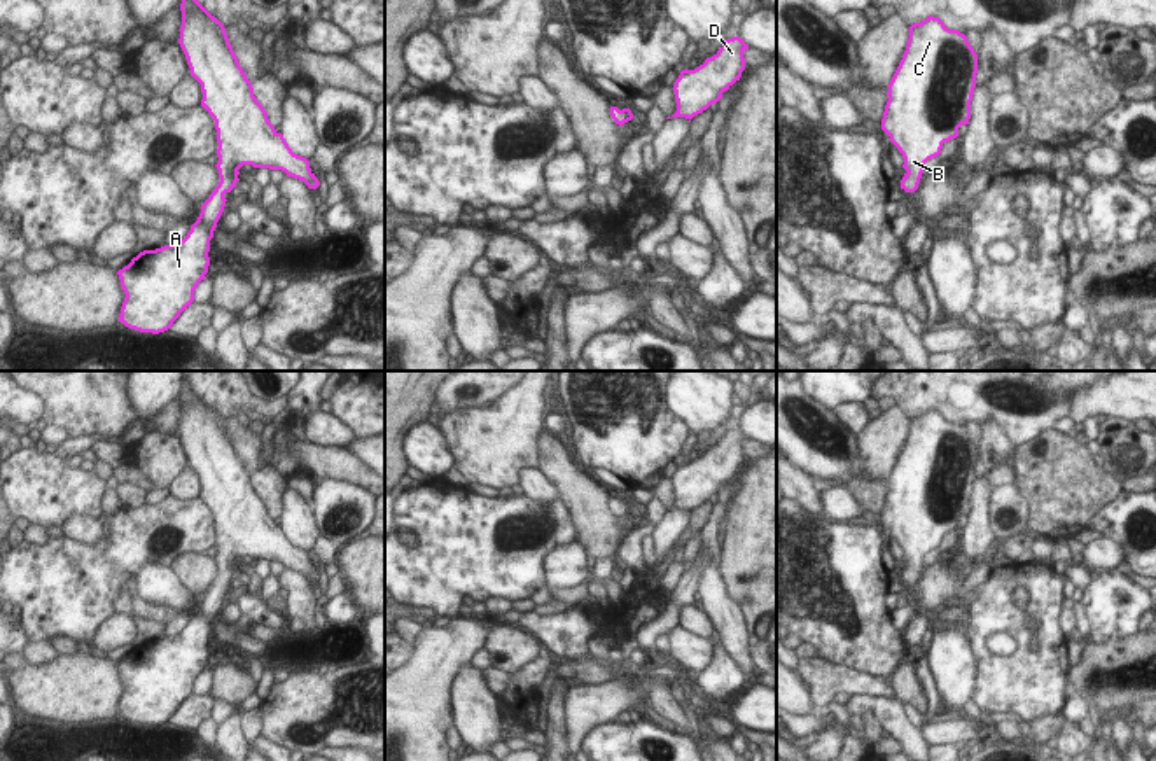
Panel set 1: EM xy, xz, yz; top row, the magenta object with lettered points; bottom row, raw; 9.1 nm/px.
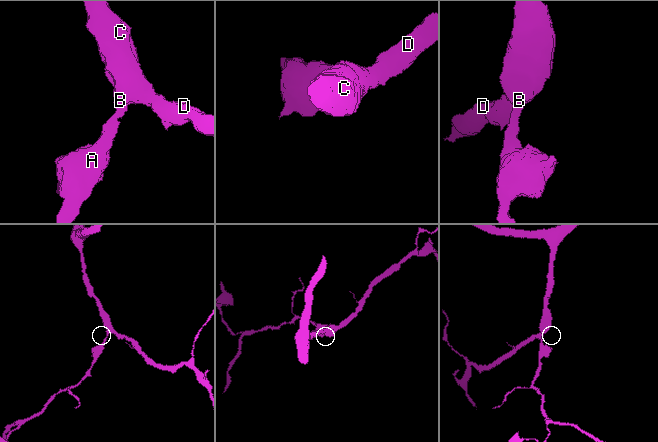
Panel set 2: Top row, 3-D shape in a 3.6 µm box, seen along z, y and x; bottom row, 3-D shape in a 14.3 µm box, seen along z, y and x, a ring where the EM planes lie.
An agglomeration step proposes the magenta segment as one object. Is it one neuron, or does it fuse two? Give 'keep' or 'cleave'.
keep

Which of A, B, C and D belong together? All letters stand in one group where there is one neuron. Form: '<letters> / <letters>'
A B C D

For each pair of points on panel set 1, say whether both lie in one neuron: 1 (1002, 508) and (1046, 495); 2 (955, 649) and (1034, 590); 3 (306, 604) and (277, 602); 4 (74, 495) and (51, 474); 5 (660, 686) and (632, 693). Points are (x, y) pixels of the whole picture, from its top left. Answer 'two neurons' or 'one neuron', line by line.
1: two neurons
2: two neurons
3: two neurons
4: one neuron
5: two neurons

